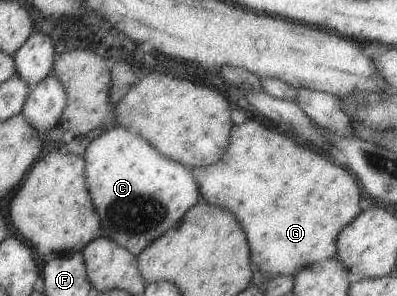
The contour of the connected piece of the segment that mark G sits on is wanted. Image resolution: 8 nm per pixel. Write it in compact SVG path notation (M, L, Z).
M247 120L242 124L234 125L230 129L230 134L228 146L223 157L210 166L194 167L191 169L191 173L197 182L199 193L202 196L201 200L206 201L210 205L229 210L239 220L239 223L244 229L244 234L248 239L253 266L267 277L274 275L295 277L298 271L305 269L307 266L336 258L336 241L339 232L361 213L360 204L358 202L360 202L362 192L360 192L360 182L357 180L357 177L350 173L349 169L342 163L339 164L334 160L328 160L325 153L316 152L316 150L312 150L312 148L304 148L304 146L296 144L294 140L290 140L291 138L286 138L286 136L280 134L278 130L270 130L270 128L266 128L266 126L263 126L260 122L256 122L256 120Z

